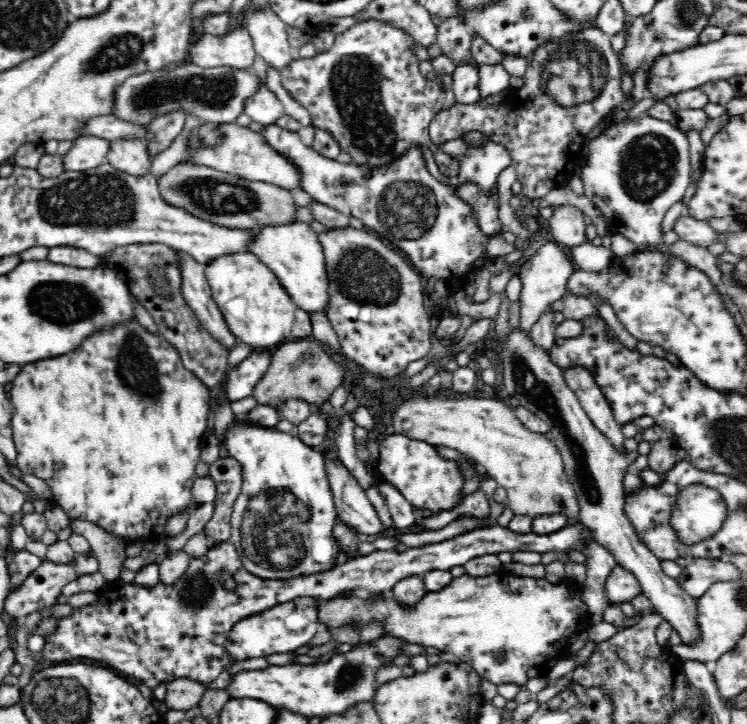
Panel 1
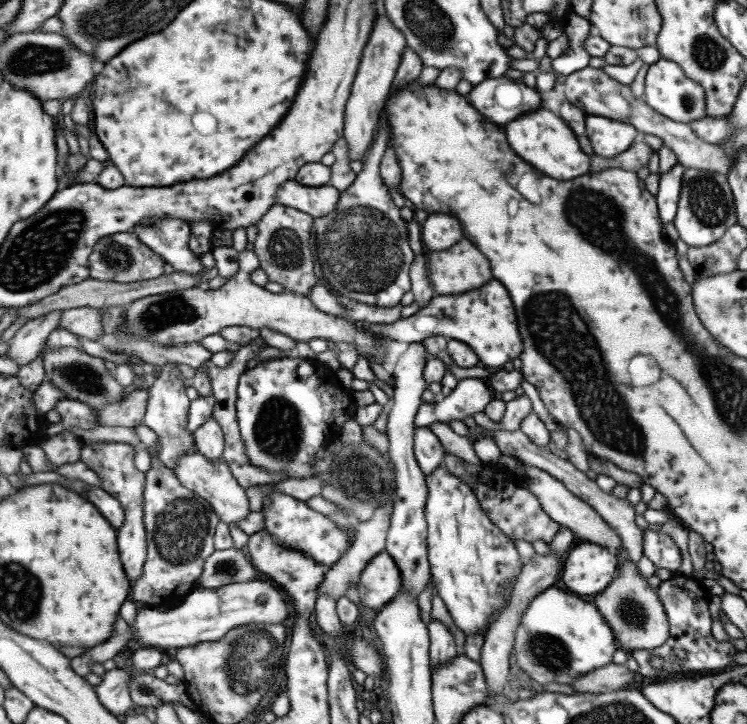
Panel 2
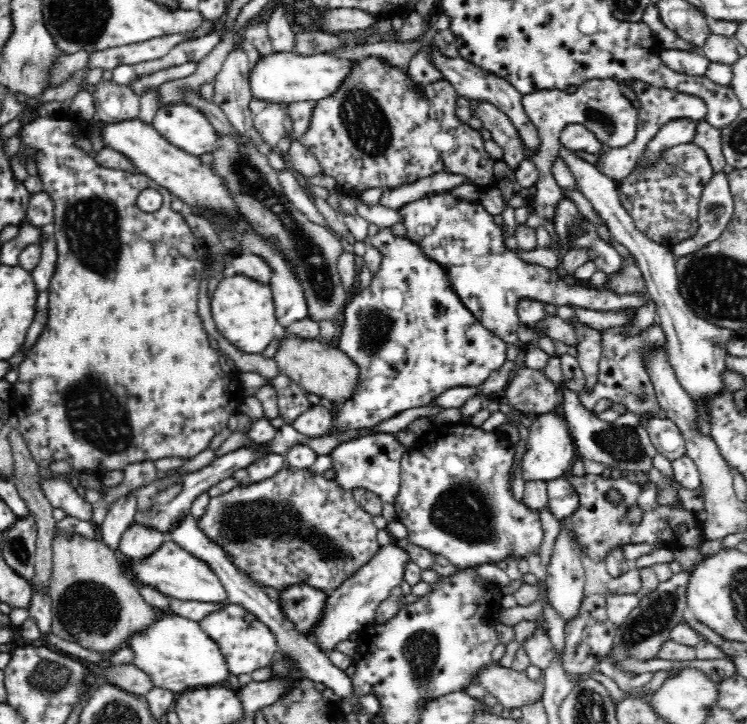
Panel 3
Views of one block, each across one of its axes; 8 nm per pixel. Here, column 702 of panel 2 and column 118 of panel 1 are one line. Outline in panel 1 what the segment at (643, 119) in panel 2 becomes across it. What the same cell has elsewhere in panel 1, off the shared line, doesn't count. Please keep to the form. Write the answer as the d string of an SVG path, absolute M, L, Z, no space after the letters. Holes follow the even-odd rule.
M122 138L110 142L108 164L120 172L132 176L148 176L152 174L152 158L146 150L146 144L138 138Z

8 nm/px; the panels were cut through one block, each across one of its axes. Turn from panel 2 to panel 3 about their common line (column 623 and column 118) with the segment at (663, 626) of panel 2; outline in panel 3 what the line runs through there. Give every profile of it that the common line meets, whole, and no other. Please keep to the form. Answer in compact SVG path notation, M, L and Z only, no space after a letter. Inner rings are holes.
M64 530L52 538L50 596L54 636L92 652L114 654L162 620L162 612L138 594L120 556L100 540Z

